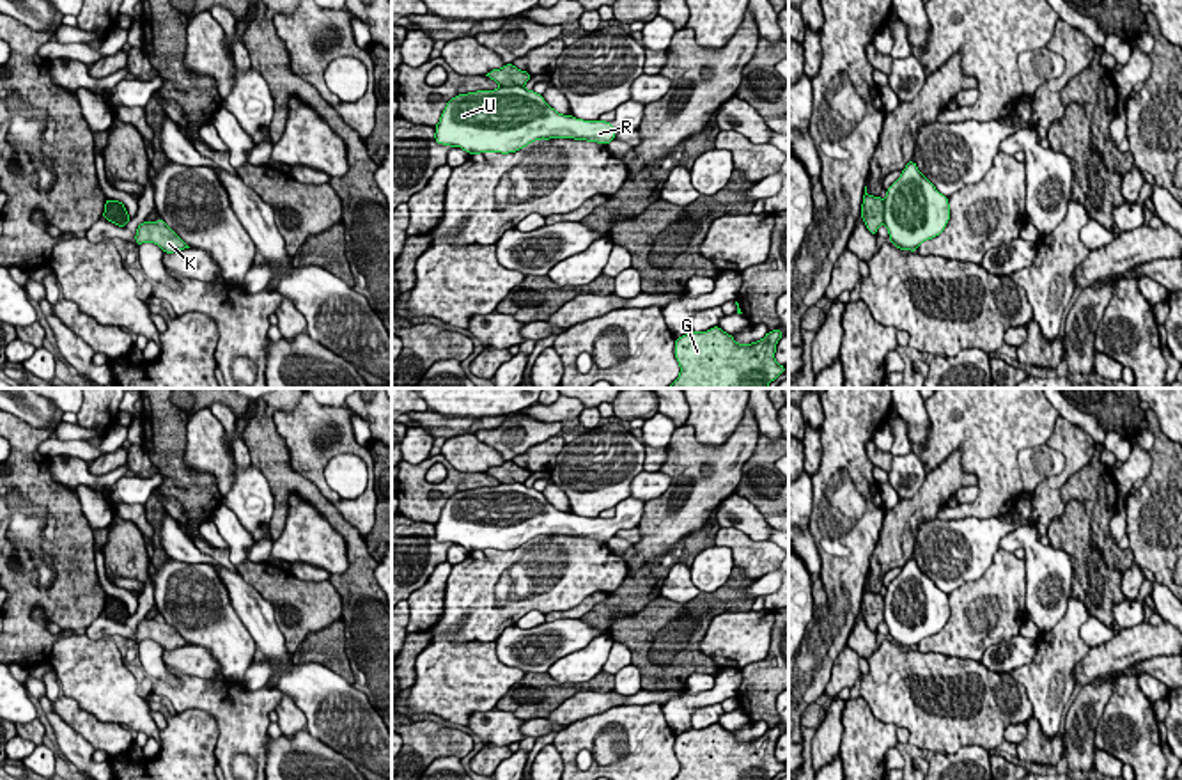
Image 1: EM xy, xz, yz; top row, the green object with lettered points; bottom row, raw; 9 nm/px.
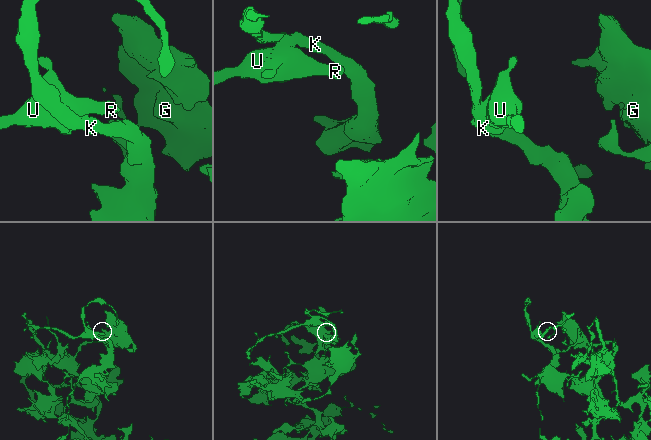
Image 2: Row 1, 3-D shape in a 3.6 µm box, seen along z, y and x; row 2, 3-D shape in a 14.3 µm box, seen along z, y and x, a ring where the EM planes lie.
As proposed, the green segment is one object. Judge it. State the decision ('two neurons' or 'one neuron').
two neurons

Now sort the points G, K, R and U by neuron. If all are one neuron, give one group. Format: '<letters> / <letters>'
G K / R U

